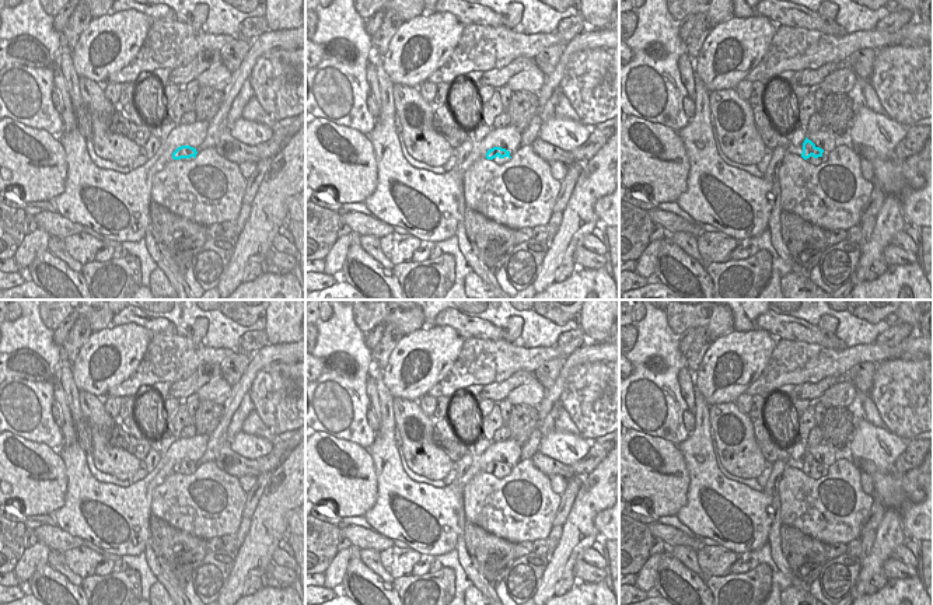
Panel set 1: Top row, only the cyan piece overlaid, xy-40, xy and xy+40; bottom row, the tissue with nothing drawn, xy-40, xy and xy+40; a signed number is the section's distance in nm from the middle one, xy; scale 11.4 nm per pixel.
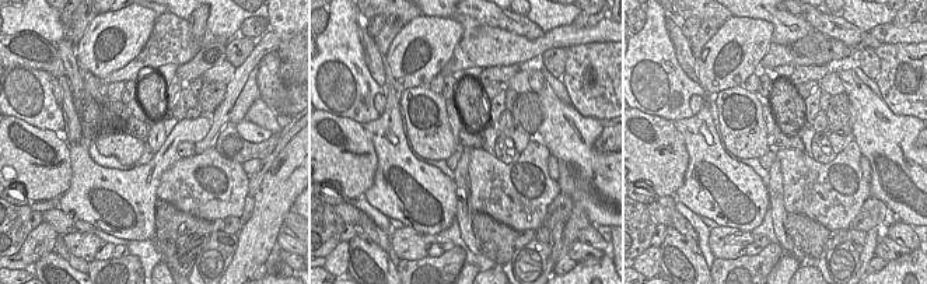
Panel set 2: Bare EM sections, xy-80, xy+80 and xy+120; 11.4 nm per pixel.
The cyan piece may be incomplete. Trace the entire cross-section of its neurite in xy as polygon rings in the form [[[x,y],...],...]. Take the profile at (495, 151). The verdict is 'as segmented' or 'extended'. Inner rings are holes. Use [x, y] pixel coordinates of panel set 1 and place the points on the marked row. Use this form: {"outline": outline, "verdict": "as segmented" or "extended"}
{"outline": [[[493,147],[488,150],[486,158],[495,161],[497,165],[506,164],[511,157],[510,151],[502,147]]], "verdict": "extended"}

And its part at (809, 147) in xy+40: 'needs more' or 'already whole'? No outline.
needs more

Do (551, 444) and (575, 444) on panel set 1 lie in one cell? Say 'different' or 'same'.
same

